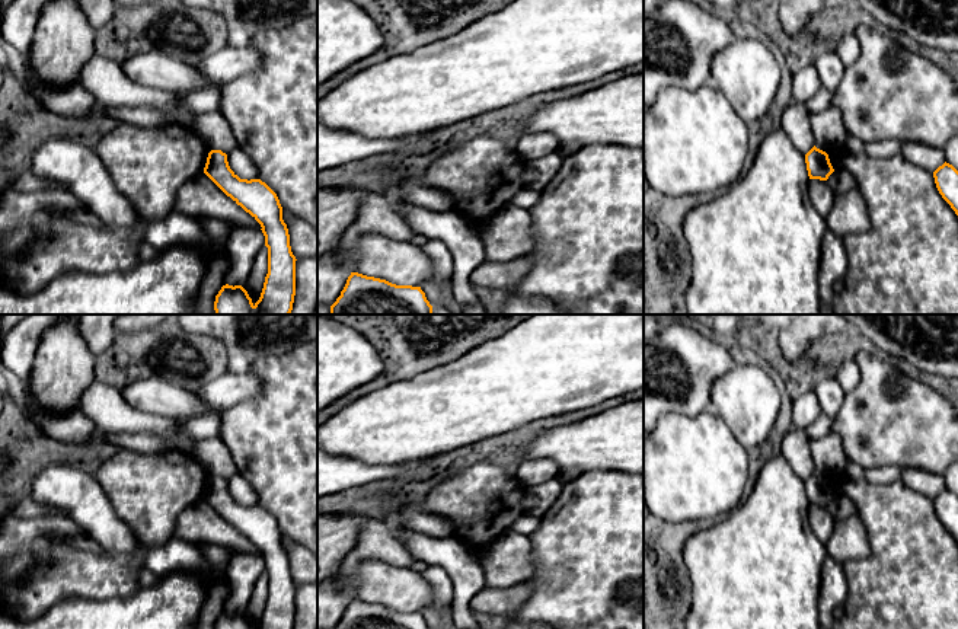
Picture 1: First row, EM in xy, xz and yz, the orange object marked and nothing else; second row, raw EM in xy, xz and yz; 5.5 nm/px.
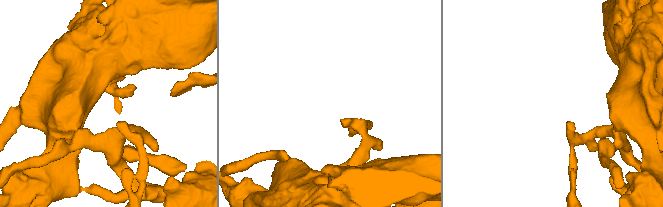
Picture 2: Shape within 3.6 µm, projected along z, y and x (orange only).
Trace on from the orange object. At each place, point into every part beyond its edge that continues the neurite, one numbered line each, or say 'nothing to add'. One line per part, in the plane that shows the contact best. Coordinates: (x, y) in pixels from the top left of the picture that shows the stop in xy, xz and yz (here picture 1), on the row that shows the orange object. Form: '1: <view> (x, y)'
nothing to add

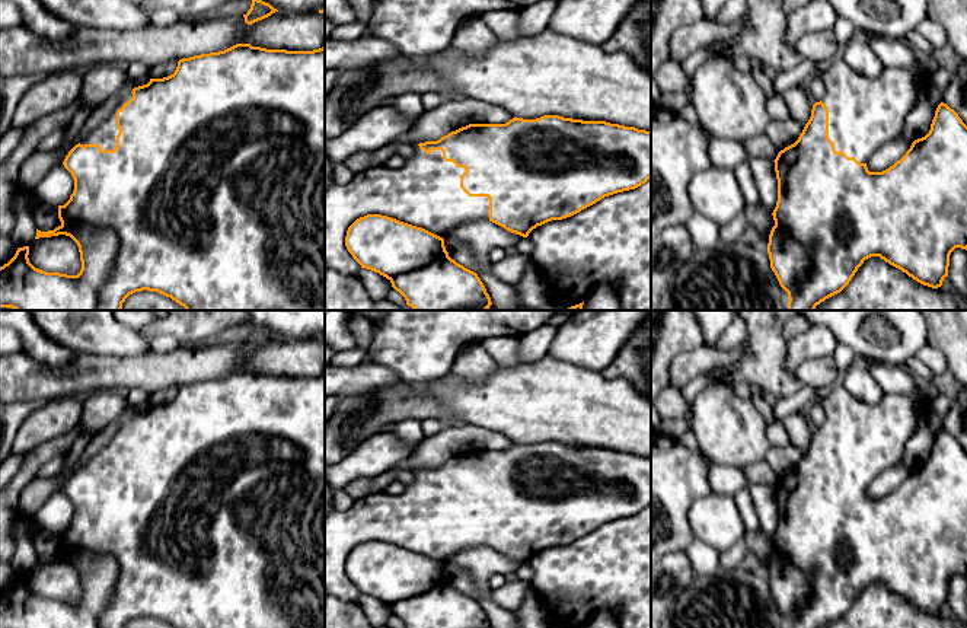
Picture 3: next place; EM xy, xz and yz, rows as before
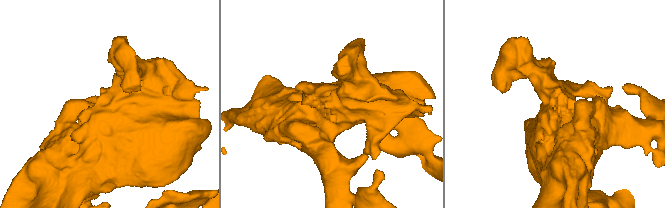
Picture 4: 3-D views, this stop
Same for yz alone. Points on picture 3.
1: yz (864, 114)

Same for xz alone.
1: xz (425, 191)

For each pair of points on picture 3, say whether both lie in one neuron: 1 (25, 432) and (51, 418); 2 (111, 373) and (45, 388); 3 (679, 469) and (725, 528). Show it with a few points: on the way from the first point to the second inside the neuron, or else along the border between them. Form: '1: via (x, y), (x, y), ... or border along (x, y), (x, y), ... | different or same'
1: via (31, 432), (45, 423) | same
2: via (95, 373), (85, 373), (75, 381), (61, 382) | same
3: border along (711, 491), (689, 510), (693, 531) | different

